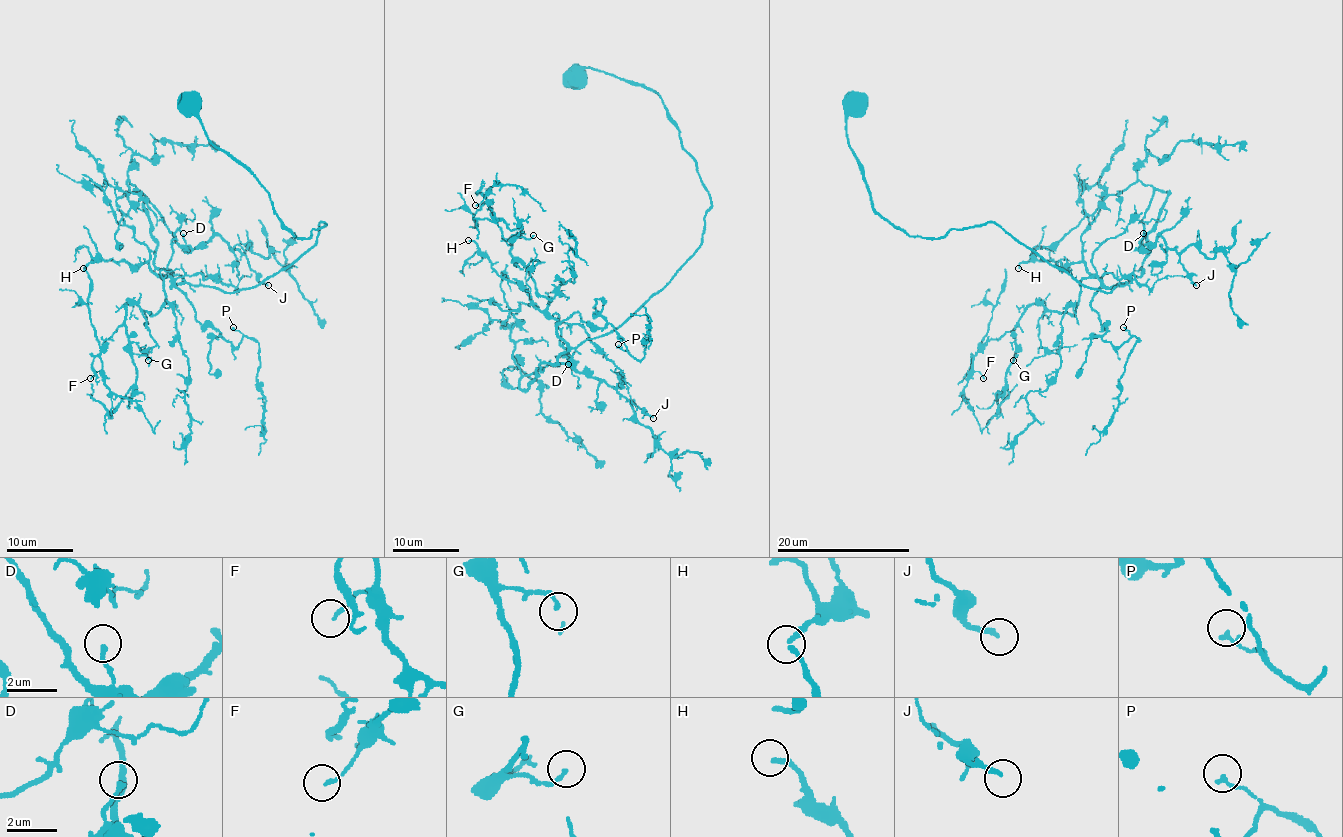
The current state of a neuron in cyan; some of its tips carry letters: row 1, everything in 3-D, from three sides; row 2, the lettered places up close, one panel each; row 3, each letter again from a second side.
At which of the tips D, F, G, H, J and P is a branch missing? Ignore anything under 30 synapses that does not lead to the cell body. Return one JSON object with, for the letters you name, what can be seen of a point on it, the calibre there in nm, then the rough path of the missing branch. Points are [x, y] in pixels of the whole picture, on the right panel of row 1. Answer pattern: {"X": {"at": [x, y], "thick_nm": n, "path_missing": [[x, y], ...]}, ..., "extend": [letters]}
{"H": {"at": [1018, 268], "thick_nm": 200, "path_missing": [[1018, 268], [1010, 273], [1008, 283], [968, 335], [952, 347], [927, 373], [922, 343], [928, 343]]}, "extend": ["H"]}

